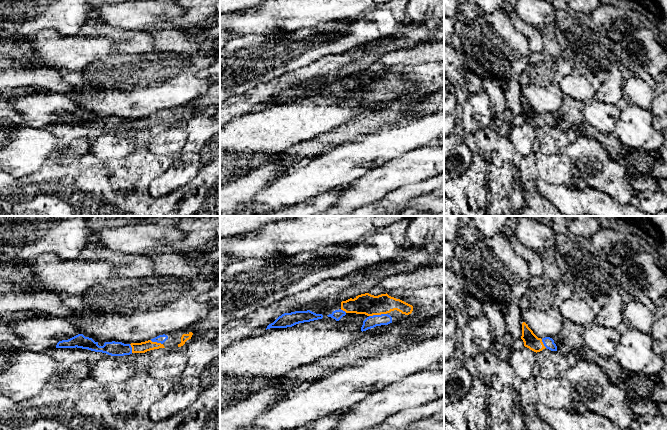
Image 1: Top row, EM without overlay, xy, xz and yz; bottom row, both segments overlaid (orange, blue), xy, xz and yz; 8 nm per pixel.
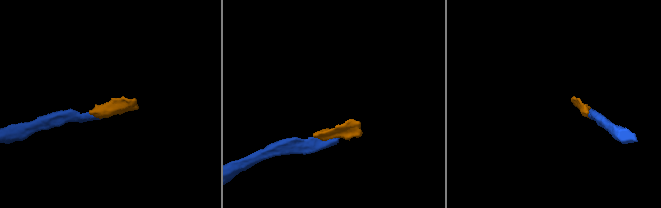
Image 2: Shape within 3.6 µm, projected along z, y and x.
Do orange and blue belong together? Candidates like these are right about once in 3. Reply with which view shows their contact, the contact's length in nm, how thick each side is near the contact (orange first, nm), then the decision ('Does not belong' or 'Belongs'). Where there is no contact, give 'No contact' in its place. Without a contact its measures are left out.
Touches orange in xz. Shared border 150 nm. Thickness 170 nm (orange) against 100 nm. Belongs

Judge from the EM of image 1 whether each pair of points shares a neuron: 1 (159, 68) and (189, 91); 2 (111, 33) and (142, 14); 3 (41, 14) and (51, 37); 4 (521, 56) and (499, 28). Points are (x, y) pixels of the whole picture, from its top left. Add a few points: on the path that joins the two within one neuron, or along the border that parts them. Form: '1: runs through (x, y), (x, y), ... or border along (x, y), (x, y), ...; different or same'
1: runs through (166, 75), (172, 81), (182, 86); same
2: border along (99, 18), (115, 27), (142, 29); different
3: border along (71, 35), (43, 29), (30, 36); different
4: runs through (514, 49), (500, 35); same

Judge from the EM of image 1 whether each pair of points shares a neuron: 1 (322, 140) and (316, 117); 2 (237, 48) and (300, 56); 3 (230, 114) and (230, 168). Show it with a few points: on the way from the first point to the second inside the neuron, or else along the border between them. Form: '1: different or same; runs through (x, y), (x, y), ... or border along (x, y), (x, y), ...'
1: different; border along (342, 124), (299, 143)
2: same; runs through (253, 56), (284, 56)
3: different; border along (252, 112), (247, 112), (230, 122)

